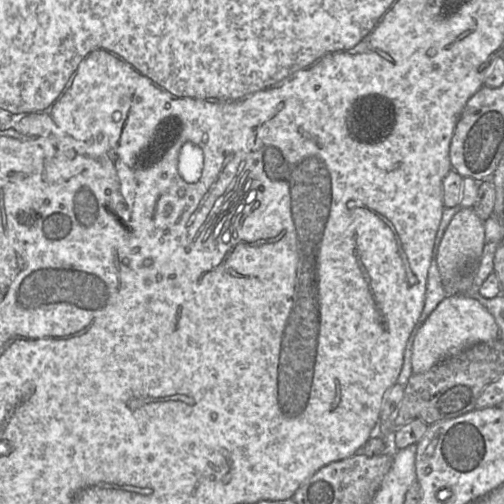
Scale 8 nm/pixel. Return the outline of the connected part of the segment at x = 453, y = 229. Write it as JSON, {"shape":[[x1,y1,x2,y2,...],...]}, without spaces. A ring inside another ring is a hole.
{"shape":[[461,207,449,222,437,247,435,241,435,260,447,296,467,294,468,291,471,290,473,287,473,270,483,253,484,244,485,230,483,221,475,213,474,209]]}

